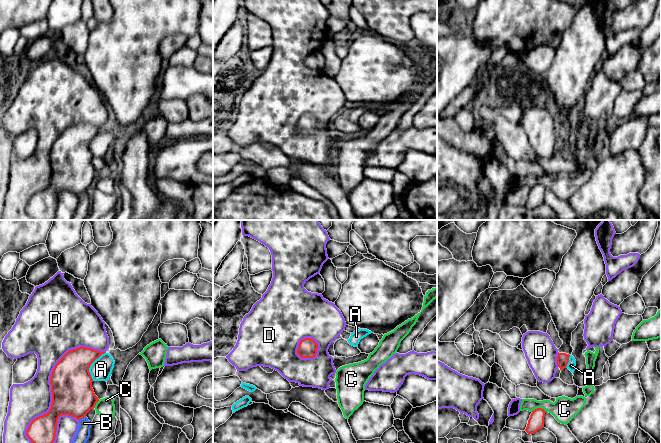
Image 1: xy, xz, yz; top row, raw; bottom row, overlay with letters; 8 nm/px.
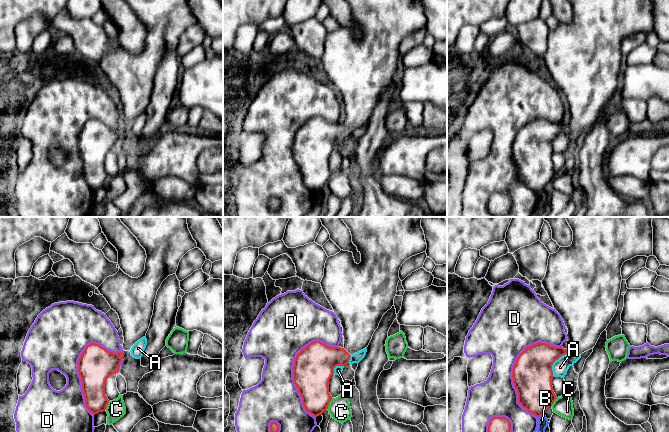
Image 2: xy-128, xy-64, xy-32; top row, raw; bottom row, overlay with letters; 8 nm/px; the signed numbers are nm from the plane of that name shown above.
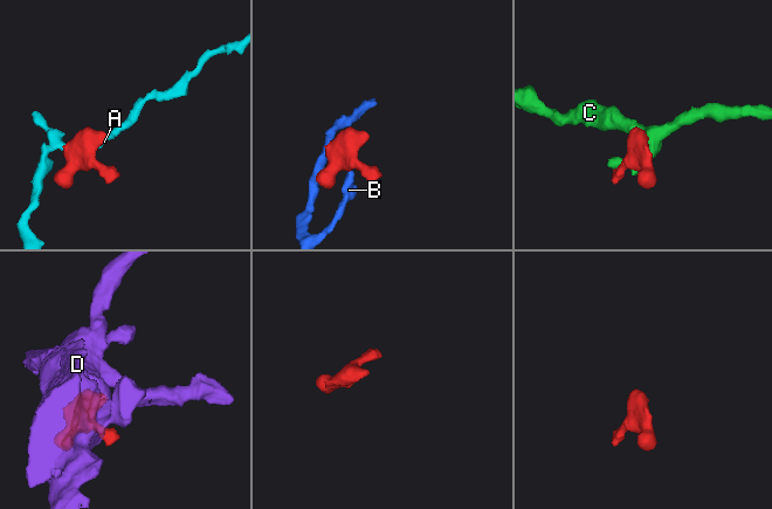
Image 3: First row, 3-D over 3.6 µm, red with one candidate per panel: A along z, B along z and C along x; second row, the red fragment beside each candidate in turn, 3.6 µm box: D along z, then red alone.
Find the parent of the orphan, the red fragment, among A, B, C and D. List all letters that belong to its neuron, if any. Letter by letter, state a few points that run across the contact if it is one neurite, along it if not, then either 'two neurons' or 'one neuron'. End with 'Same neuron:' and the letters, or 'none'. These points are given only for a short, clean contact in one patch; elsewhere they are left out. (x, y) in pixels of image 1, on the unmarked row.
A: two neurons
B: xy (85, 192), (79, 196) | two neurons
C: yz (531, 187), (537, 184), (543, 184), (546, 187) | two neurons
D: two neurons
Same neuron: none

